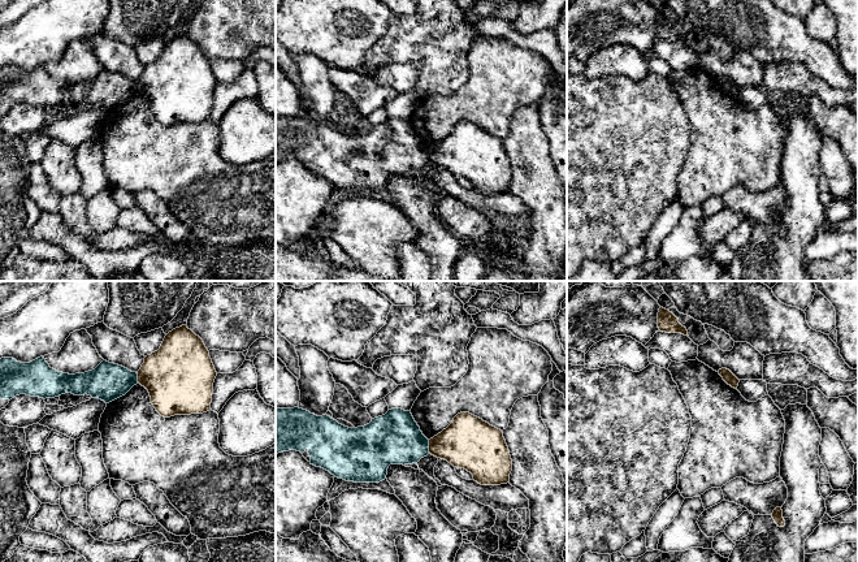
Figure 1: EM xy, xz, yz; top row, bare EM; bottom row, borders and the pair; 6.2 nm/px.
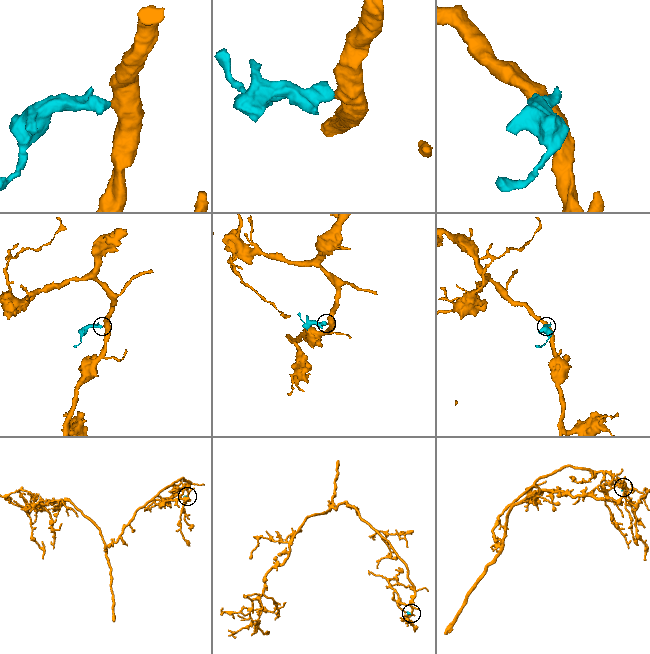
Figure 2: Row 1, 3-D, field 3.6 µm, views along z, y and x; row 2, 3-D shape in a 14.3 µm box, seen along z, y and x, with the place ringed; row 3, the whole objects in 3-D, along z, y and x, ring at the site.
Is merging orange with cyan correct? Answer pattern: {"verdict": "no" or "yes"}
{"verdict": "no"}

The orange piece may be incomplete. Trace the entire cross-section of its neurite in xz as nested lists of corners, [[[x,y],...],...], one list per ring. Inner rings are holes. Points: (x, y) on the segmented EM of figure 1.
[[[469,412],[458,414],[428,448],[432,455],[471,472],[481,485],[510,483],[512,459],[503,432]]]

